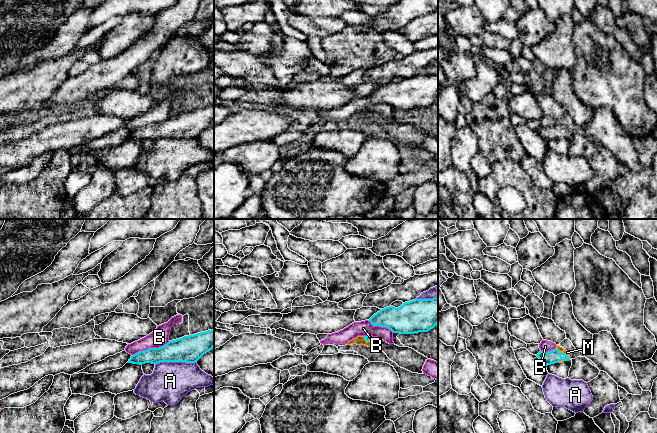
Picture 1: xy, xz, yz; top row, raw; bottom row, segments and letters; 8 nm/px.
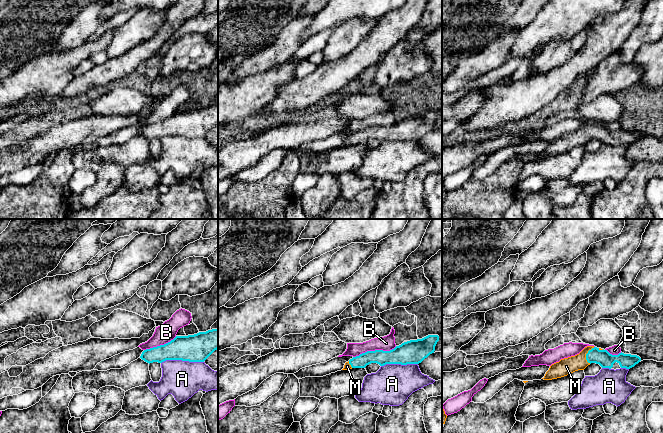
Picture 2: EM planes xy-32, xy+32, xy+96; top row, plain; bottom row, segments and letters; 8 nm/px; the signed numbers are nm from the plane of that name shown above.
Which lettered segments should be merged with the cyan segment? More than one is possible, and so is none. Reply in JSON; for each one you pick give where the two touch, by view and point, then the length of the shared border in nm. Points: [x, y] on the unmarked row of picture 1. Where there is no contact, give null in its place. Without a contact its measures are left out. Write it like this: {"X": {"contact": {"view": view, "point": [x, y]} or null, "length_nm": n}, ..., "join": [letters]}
{"M": {"contact": {"view": "yz", "point": [563, 129]}, "length_nm": 150}, "join": ["M"]}

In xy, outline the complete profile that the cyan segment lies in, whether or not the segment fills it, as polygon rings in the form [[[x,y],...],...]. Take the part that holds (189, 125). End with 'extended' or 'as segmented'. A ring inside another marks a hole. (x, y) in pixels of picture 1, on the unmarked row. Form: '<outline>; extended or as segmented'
[[[214,106],[184,112],[162,123],[149,124],[131,132],[127,139],[157,140],[160,138],[195,139],[214,124]]]; as segmented

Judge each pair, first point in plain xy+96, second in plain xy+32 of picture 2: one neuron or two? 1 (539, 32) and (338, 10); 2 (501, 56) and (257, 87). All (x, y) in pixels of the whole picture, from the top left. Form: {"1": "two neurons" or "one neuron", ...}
{"1": "one neuron", "2": "two neurons"}

